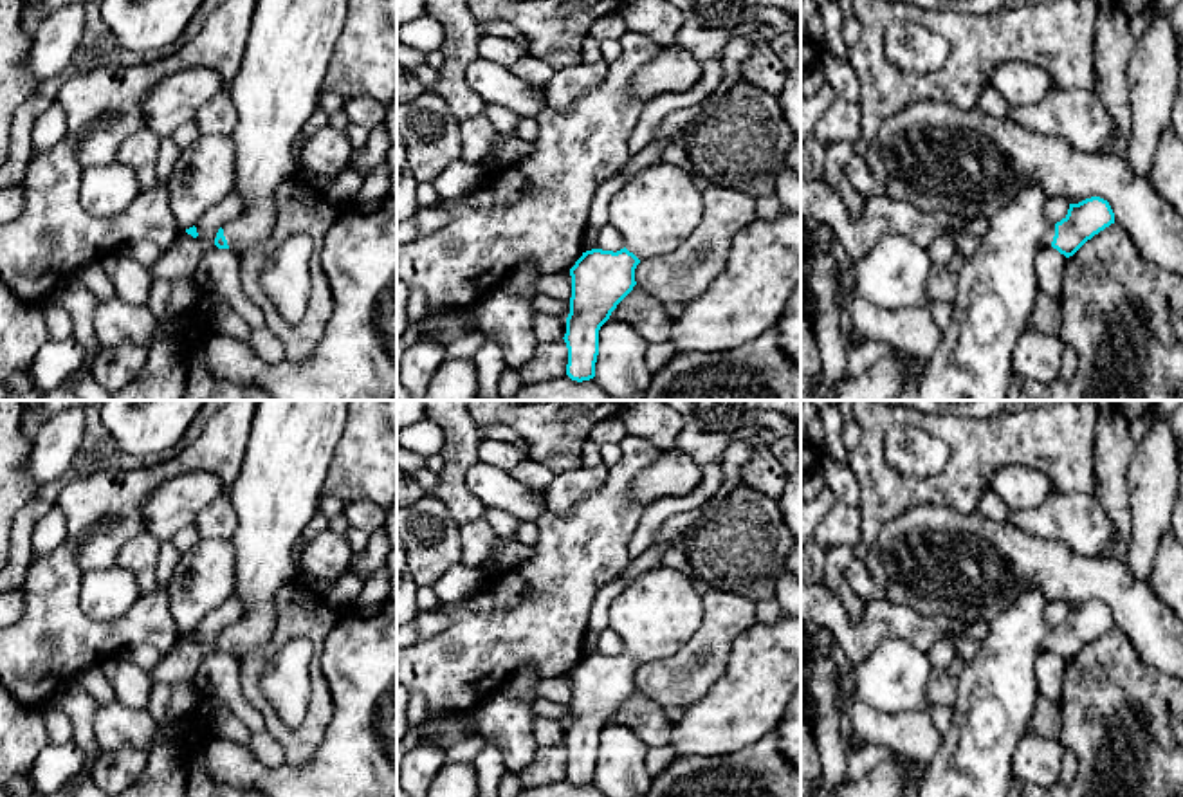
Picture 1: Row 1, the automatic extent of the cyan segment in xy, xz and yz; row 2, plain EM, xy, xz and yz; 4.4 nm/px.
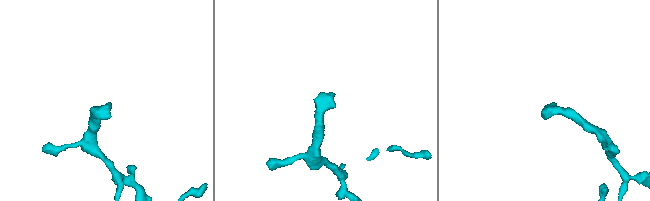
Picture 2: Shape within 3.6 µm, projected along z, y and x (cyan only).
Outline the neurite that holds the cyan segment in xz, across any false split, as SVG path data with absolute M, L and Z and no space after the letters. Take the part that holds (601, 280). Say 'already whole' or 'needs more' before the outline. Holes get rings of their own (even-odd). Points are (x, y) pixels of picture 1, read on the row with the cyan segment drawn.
needs more; M665 160L640 169L611 197L610 224L620 231L624 247L617 252L602 249L586 251L570 269L572 298L563 339L568 348L566 375L572 380L582 382L595 377L599 330L637 285L637 265L642 260L664 256L678 249L694 233L702 218L703 189L696 186L692 173Z

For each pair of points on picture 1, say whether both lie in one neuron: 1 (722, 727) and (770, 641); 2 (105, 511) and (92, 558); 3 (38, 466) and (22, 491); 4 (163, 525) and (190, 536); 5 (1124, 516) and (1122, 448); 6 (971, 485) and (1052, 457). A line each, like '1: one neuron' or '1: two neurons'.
1: one neuron
2: one neuron
3: two neurons
4: two neurons
5: one neuron
6: one neuron

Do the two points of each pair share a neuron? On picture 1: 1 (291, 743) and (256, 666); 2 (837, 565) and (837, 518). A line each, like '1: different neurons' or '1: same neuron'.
1: same neuron
2: different neurons

